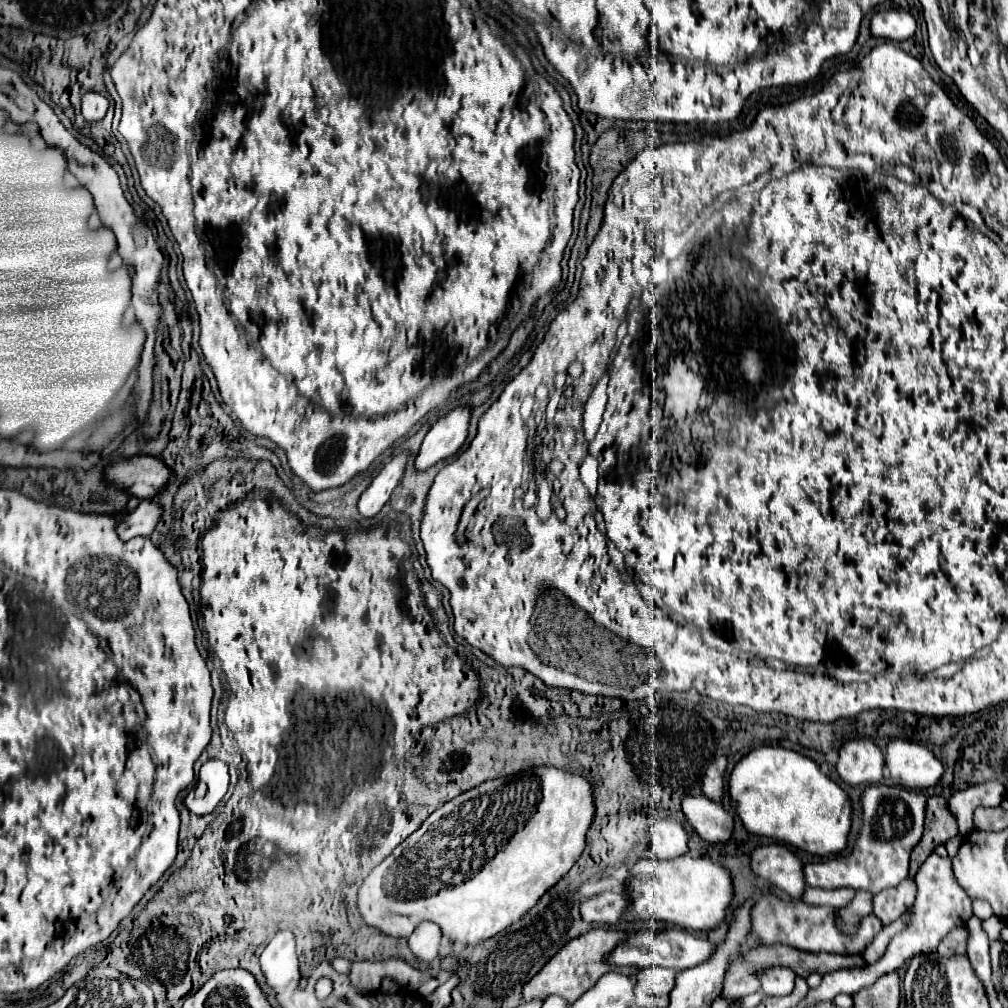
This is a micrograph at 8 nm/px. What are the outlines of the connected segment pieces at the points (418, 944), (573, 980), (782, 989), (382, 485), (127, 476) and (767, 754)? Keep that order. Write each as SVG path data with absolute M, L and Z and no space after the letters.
M422 923L422 927L412 933L412 939L408 939L408 945L418 961L432 963L438 957L440 939L440 927L436 927L434 923Z
M594 929L588 933L578 935L576 939L568 941L524 987L522 987L522 999L532 1001L532 999L546 999L548 995L560 995L568 1003L574 1003L584 991L588 991L604 973L608 971L618 971L622 975L632 975L632 967L614 967L606 963L606 957L612 953L616 945L626 941L632 933L626 931L602 931Z
M770 967L764 971L758 971L758 981L762 985L762 991L770 997L782 997L788 995L794 987L794 977L792 969L788 967Z
M406 453L396 455L388 465L384 465L384 469L370 483L370 487L360 495L358 513L362 517L374 517L386 505L386 501L390 499L394 487L402 479L406 457L408 457Z
M132 457L108 467L106 479L138 499L152 499L168 487L174 477L172 473L174 471L158 457Z
M758 747L744 755L730 775L730 797L732 801L736 801L736 811L750 833L772 837L784 841L786 845L822 857L840 853L848 845L848 833L852 829L850 797L840 785L826 777L812 759L796 751L784 747Z

